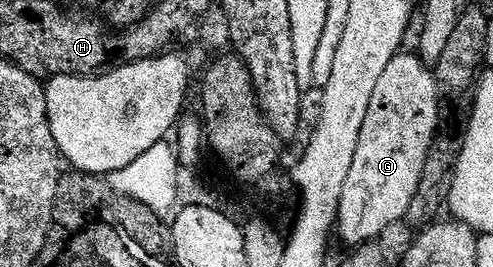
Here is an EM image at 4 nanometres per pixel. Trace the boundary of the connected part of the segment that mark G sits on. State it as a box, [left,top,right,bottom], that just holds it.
[336,52,438,248]

